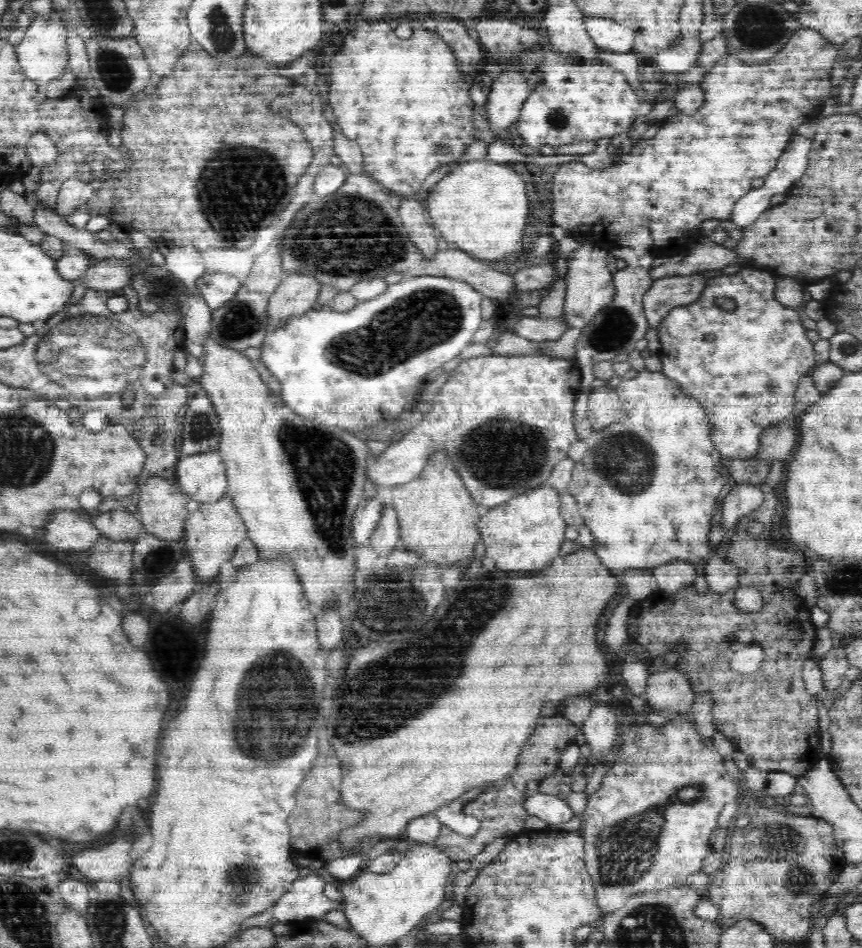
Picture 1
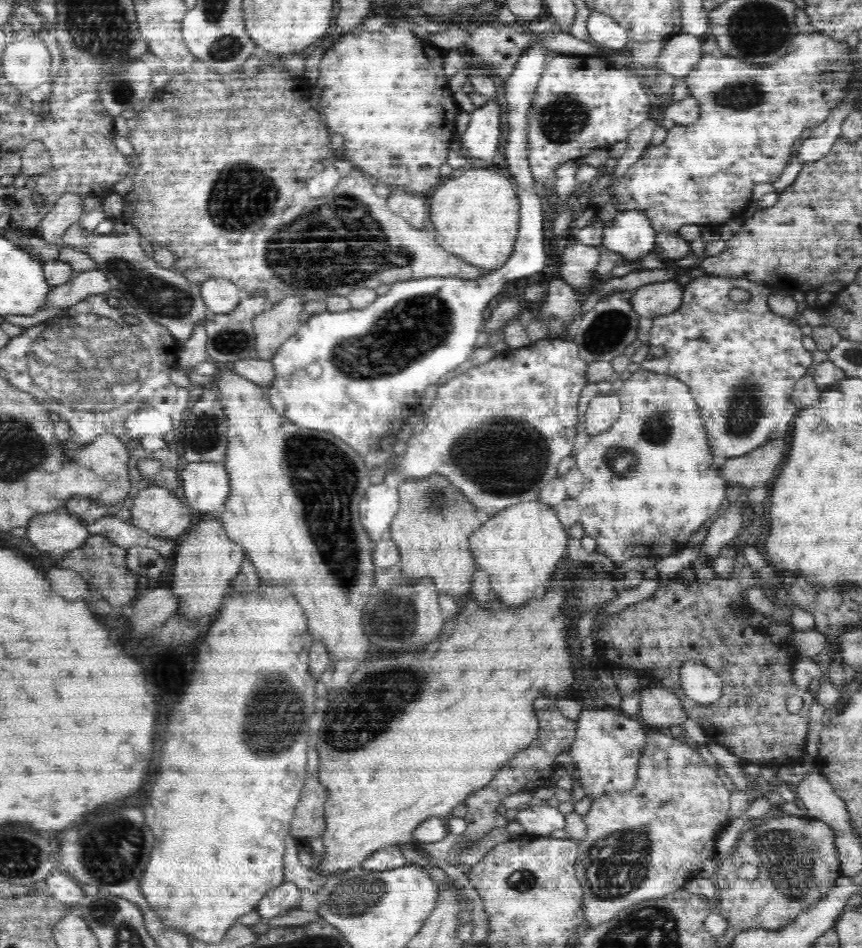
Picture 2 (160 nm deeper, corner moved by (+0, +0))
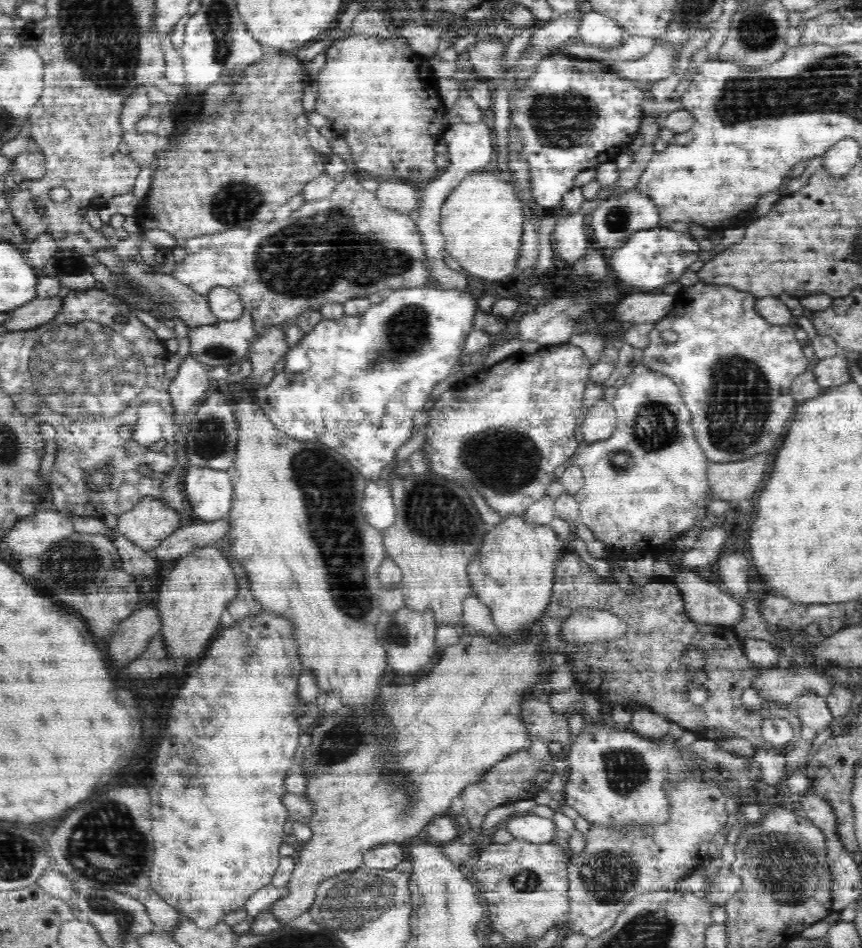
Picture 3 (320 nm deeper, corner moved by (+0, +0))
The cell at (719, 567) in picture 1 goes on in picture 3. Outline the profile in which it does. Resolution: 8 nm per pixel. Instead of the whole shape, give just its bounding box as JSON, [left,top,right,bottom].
[717,553,750,599]

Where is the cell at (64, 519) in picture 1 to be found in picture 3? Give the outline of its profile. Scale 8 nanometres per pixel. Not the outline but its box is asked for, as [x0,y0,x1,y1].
[4,510,75,557]

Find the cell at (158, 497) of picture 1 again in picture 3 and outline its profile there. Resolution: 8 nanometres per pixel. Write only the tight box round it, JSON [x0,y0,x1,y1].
[115,496,185,554]

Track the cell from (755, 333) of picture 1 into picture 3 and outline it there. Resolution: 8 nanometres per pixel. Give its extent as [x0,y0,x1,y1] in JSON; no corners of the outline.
[642,281,809,463]

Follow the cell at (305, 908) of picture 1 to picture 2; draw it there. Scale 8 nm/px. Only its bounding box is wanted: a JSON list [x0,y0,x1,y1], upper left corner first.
[257,883,300,919]

